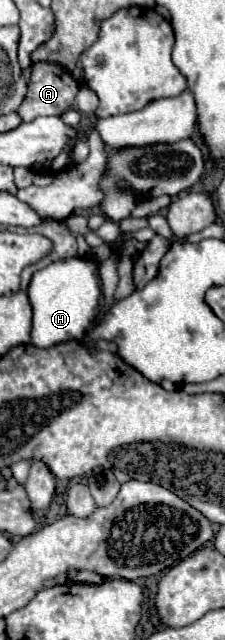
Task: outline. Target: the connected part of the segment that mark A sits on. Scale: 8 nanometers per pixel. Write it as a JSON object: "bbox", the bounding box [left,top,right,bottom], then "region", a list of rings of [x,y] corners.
{"bbox":[18,63,80,121],"region":[[[34,63],[26,99],[18,115],[22,121],[32,121],[40,115],[62,115],[72,107],[80,85],[76,79],[54,63]]]}

